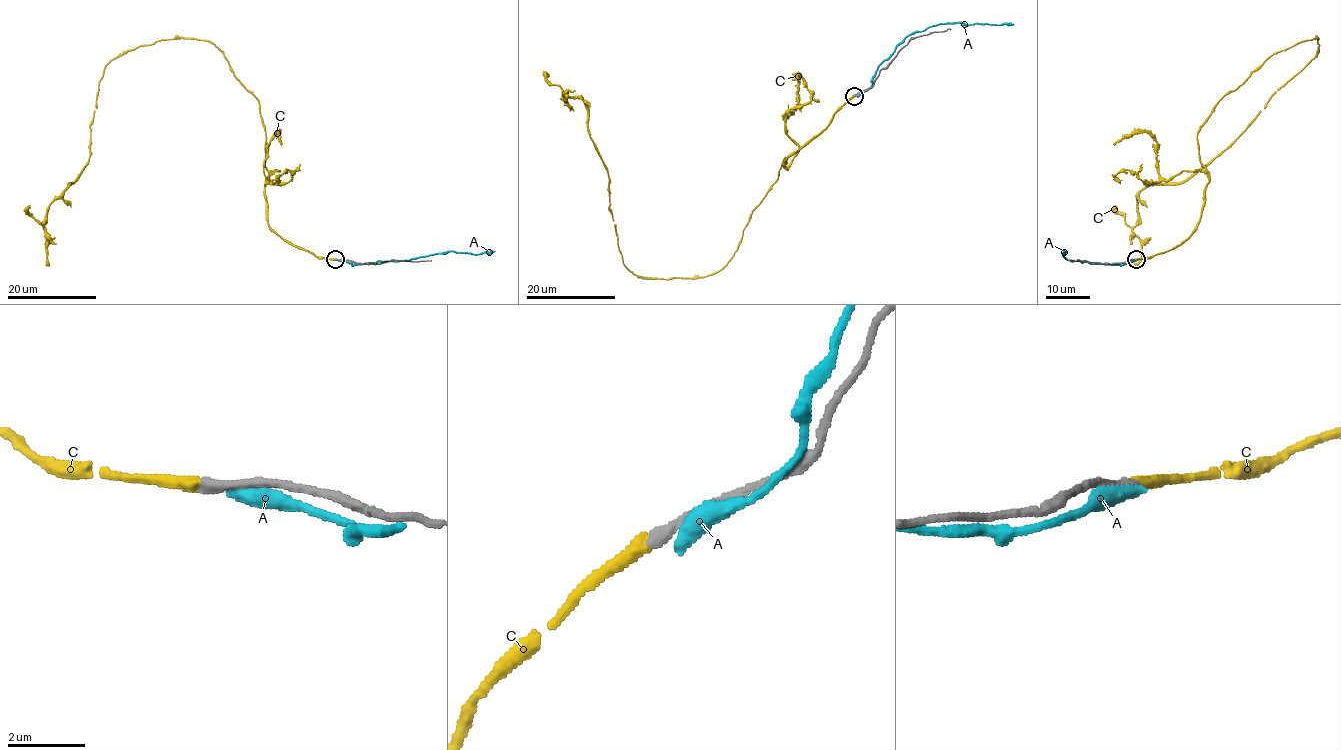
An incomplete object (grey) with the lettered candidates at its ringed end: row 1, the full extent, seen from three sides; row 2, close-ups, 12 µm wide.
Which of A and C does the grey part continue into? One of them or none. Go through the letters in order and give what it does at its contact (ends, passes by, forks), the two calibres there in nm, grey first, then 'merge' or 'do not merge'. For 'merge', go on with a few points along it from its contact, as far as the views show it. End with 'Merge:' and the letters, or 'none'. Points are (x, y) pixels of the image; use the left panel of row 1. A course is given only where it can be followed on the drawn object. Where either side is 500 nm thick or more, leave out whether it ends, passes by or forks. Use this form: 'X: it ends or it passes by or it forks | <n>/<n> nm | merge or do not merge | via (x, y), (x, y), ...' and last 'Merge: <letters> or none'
A: 200/600 nm | do not merge
C: it ends | 340/380 nm | merge | via (335, 260), (269, 225), (259, 101), (214, 44), (185, 37), (104, 67), (90, 157), (49, 206), (49, 264)
Merge: C

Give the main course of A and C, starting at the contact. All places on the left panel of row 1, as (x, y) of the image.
A: (341, 260), (357, 264), (402, 261), (452, 251), (478, 254), (494, 251)
C: (335, 260), (269, 225), (259, 101), (214, 44), (185, 37), (104, 67), (90, 157), (49, 206), (49, 264)

